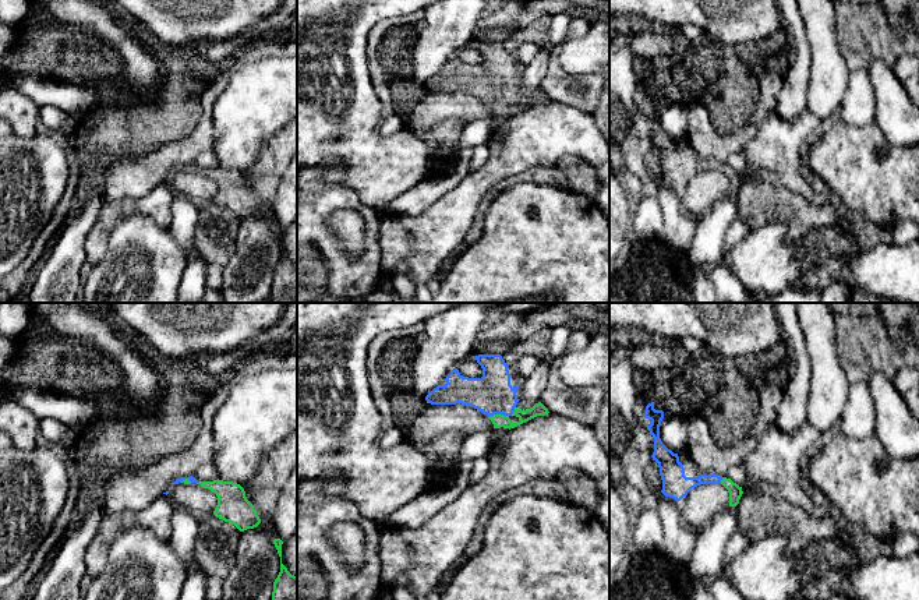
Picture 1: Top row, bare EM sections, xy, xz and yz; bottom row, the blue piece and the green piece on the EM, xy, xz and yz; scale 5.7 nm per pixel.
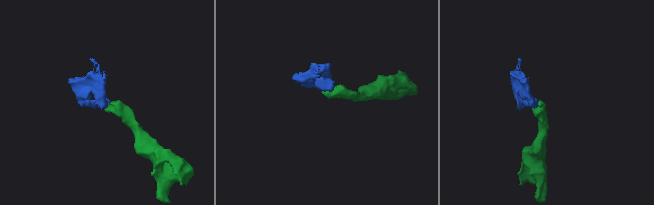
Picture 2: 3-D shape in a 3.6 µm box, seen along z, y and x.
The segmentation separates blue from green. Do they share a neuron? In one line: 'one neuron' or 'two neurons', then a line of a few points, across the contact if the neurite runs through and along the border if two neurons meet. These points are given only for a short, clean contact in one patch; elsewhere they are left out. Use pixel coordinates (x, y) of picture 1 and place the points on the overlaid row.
one neuron; line xz (492, 394), (498, 399), (498, 413), (518, 424), (538, 409)

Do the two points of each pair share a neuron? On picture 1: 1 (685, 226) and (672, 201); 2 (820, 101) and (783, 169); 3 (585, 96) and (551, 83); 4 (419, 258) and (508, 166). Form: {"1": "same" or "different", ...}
{"1": "same", "2": "different", "3": "same", "4": "same"}

